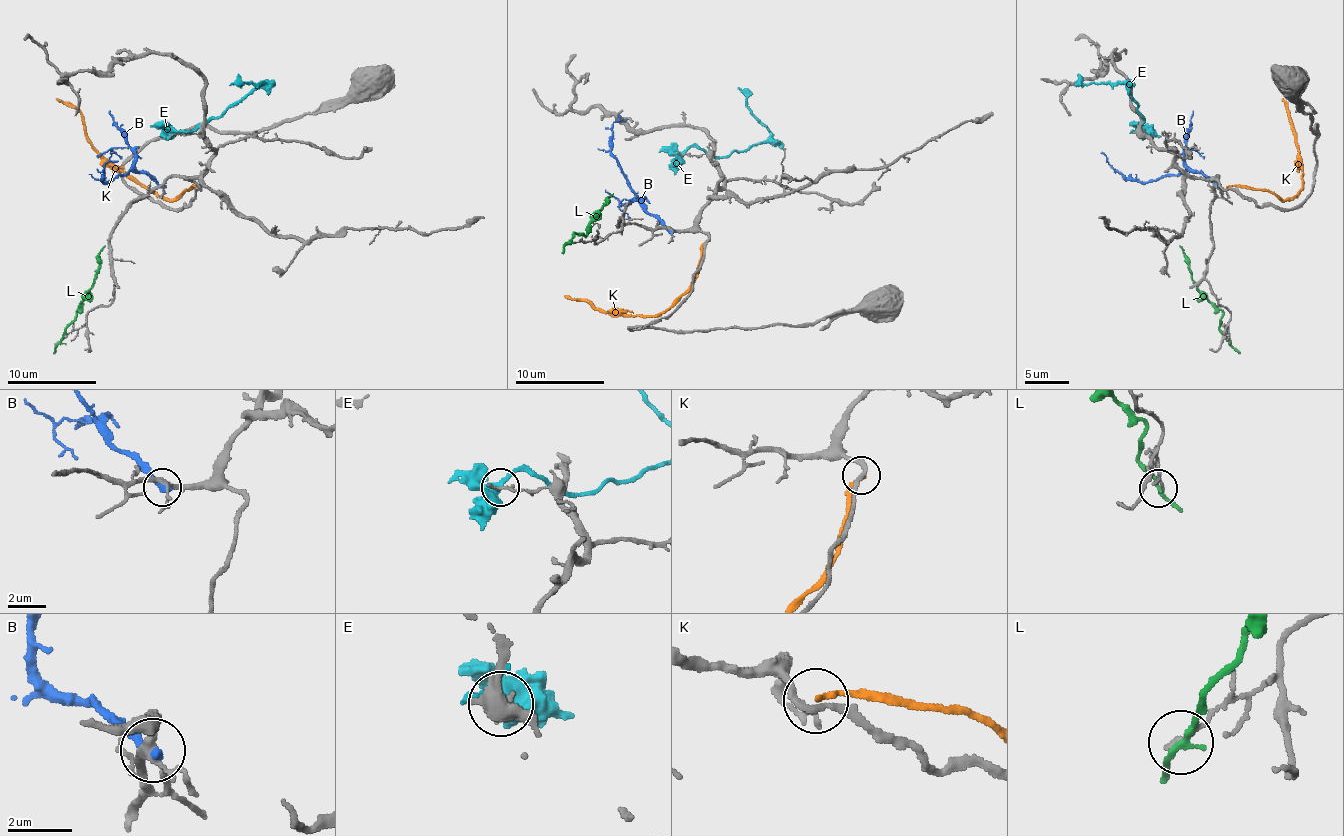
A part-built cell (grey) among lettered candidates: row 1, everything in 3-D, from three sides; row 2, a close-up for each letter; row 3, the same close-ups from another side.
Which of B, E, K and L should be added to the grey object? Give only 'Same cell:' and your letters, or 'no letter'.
Same cell: no letter

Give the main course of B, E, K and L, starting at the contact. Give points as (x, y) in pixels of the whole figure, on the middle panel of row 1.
B: (669, 230), (647, 210), (614, 155), (611, 126), (618, 115)
E: (682, 155), (698, 146), (714, 157), (727, 157), (769, 137), (738, 88)
K: (707, 239), (696, 279), (656, 315), (611, 315), (565, 295)
L: (567, 241), (576, 232), (585, 235), (614, 192)

